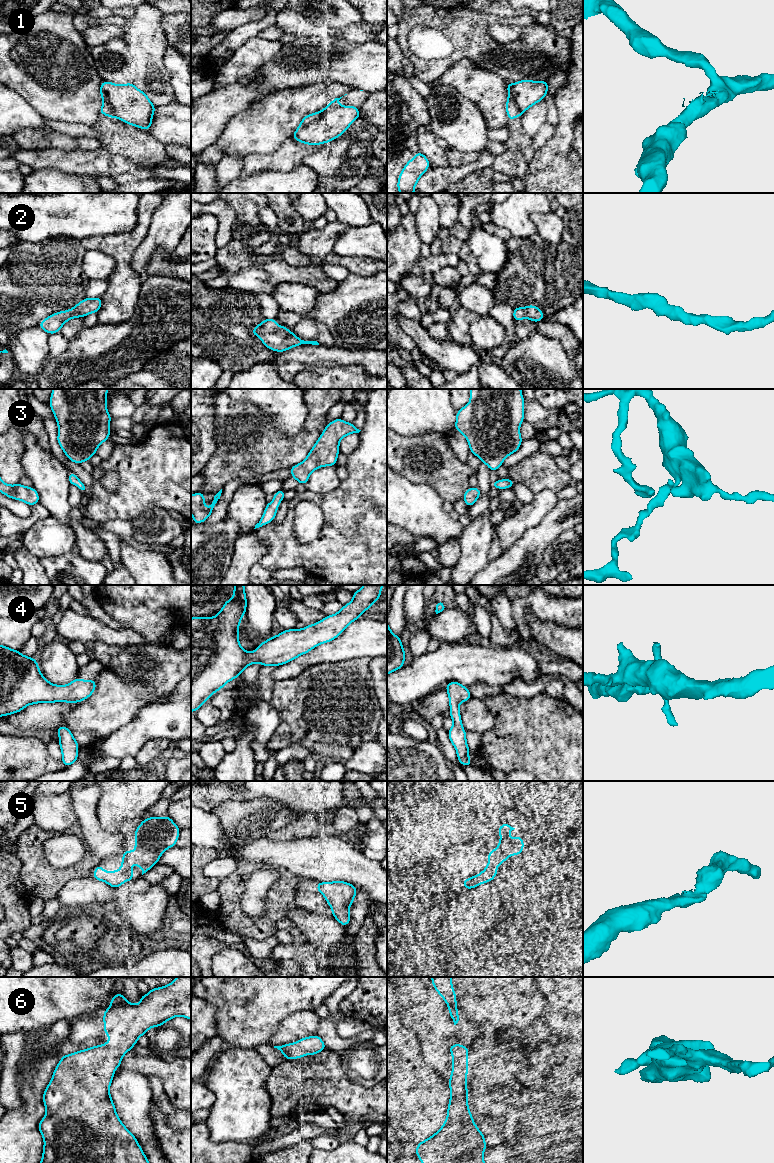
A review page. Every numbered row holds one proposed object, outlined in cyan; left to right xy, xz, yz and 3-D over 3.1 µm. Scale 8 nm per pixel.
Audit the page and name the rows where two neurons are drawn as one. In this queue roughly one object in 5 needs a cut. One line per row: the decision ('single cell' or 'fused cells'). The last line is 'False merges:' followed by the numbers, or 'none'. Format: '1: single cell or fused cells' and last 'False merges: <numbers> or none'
1: fused cells
2: single cell
3: single cell
4: single cell
5: single cell
6: single cell
False merges: 1

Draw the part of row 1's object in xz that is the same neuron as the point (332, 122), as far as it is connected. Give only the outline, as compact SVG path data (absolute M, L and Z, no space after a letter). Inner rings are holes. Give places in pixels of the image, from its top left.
M356 106L326 108L312 123L297 129L292 137L308 145L328 143L340 137L358 118L359 108Z

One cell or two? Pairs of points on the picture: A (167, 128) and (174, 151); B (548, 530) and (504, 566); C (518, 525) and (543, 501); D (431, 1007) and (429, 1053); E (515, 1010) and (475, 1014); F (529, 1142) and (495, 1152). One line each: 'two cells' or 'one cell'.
A: two cells
B: one cell
C: one cell
D: one cell
E: one cell
F: two cells

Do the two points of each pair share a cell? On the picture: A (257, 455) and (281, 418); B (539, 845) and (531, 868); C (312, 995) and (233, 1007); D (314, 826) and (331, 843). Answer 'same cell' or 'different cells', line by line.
A: different cells
B: same cell
C: same cell
D: different cells

